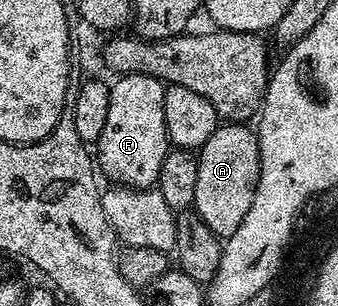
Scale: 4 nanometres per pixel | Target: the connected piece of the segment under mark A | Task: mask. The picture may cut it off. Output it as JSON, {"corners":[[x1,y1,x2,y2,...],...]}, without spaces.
{"corners":[[245,122,218,123,215,134,207,138,196,158,199,179,195,181,192,211,217,237,227,238,239,230,239,222,243,222,247,210,251,210,251,201,255,198,261,169,257,133]]}

